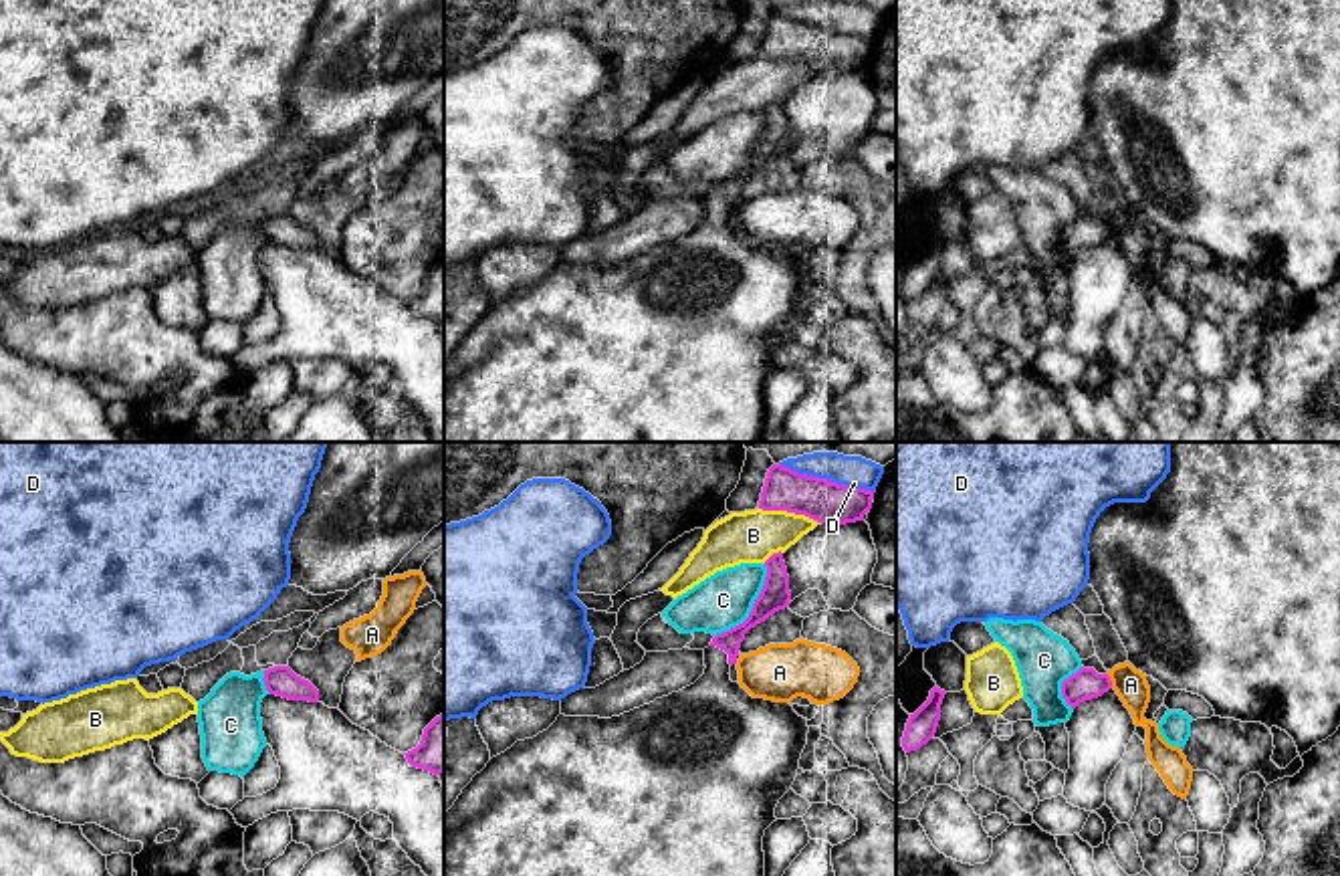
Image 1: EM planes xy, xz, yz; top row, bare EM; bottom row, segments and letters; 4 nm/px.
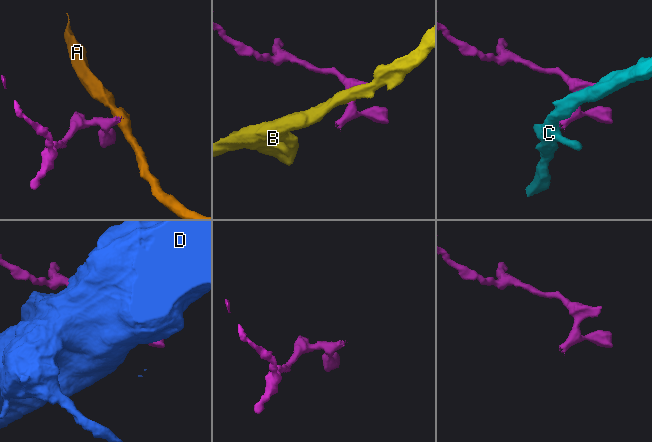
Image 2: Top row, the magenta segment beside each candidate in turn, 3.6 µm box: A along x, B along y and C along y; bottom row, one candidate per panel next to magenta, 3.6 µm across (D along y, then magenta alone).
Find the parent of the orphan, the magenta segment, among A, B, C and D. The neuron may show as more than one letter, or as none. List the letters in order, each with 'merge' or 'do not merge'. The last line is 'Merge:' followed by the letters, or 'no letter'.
A: do not merge
B: do not merge
C: do not merge
D: do not merge
Merge: no letter

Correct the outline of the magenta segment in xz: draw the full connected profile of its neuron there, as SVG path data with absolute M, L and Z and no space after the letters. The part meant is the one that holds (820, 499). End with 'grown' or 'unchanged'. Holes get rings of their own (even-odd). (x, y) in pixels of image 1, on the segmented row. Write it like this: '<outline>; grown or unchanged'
M773 464L765 478L759 509L805 515L821 525L846 525L864 521L872 509L874 492Z; unchanged

